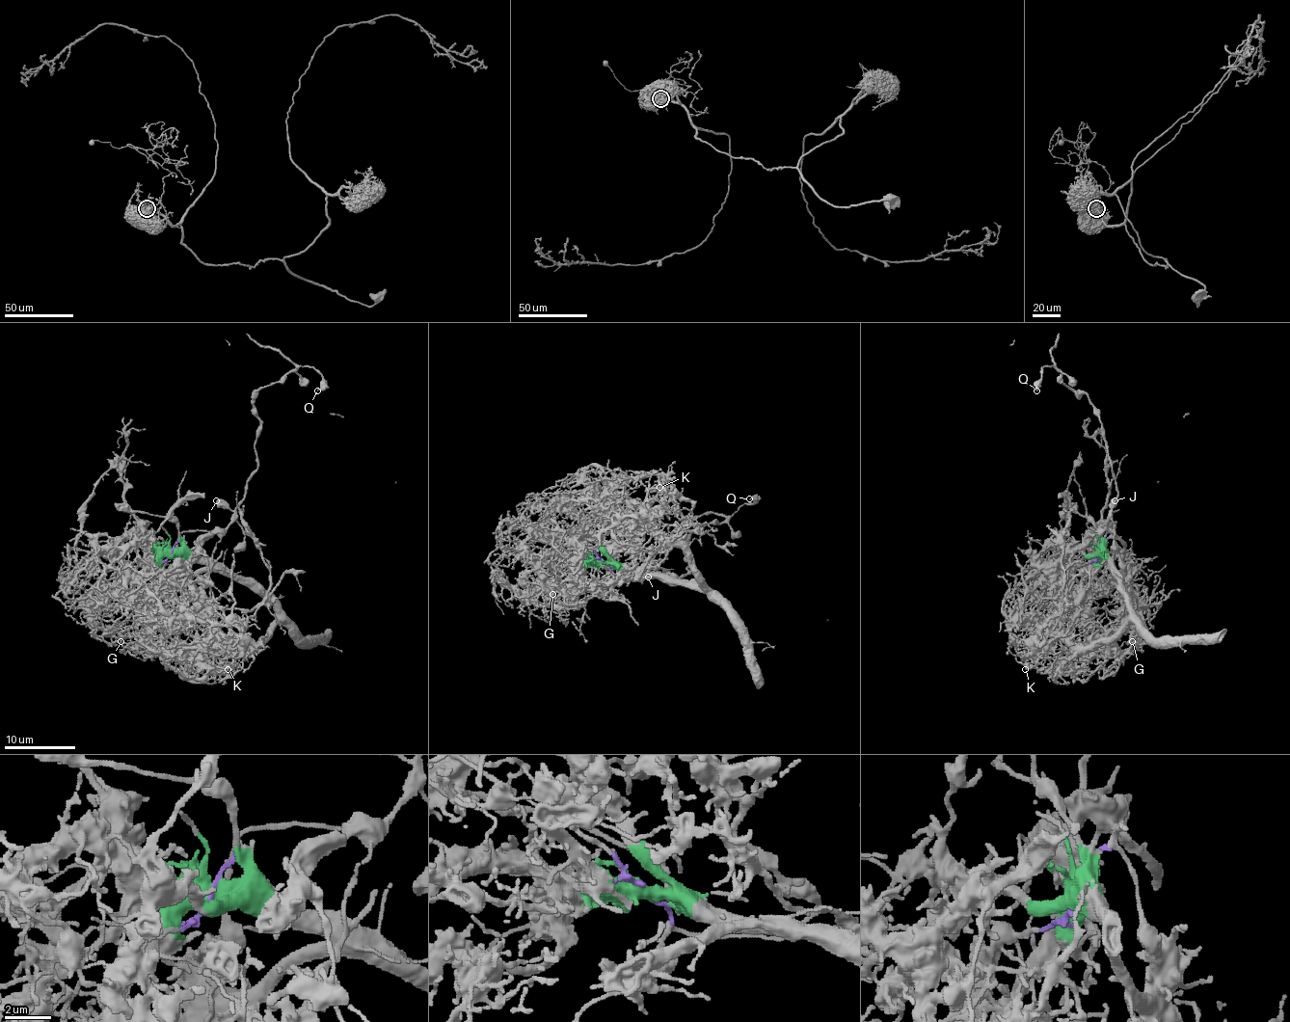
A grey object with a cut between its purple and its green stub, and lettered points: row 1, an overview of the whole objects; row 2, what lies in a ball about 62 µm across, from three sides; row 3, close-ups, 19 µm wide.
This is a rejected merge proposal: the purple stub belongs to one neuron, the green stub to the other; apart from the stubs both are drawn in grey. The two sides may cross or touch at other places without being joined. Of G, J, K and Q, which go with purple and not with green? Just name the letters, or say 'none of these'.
J, Q

